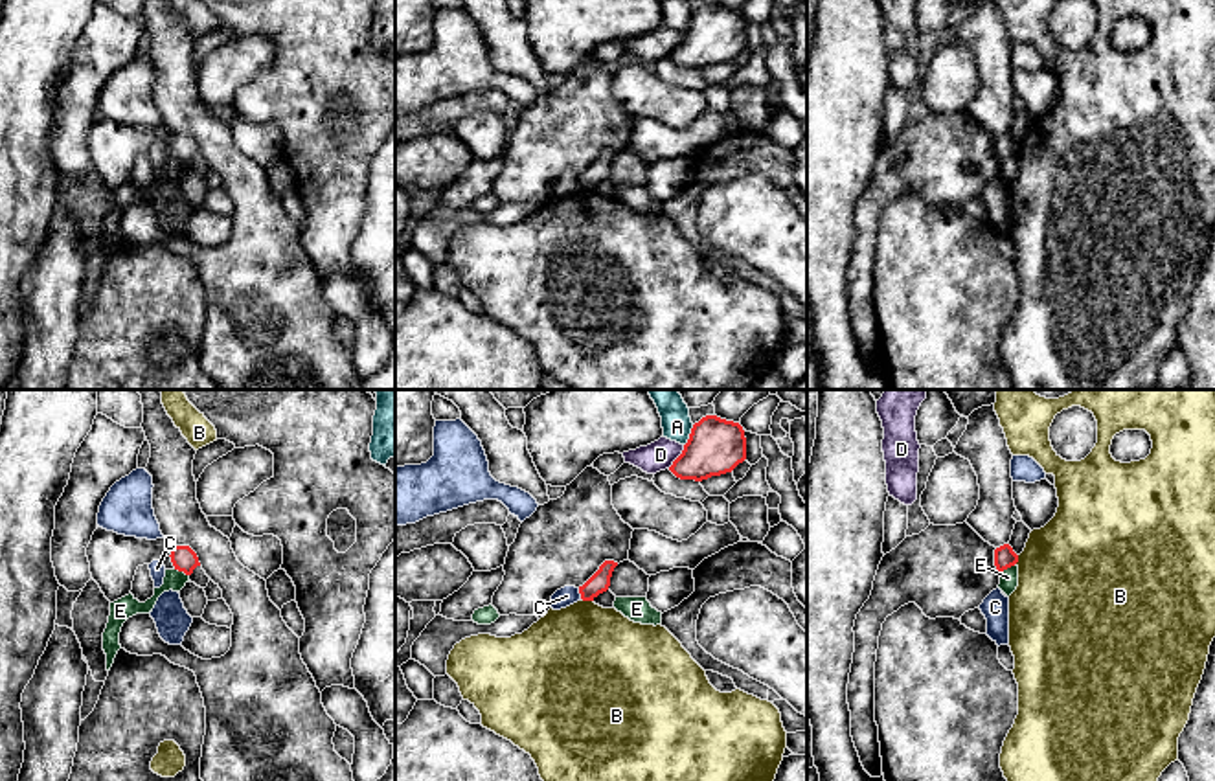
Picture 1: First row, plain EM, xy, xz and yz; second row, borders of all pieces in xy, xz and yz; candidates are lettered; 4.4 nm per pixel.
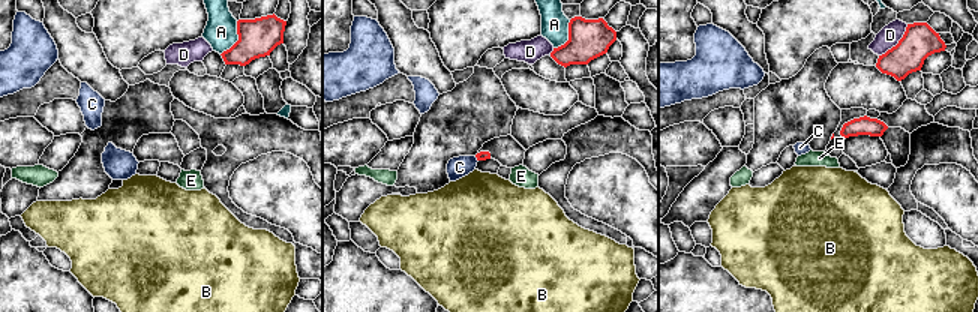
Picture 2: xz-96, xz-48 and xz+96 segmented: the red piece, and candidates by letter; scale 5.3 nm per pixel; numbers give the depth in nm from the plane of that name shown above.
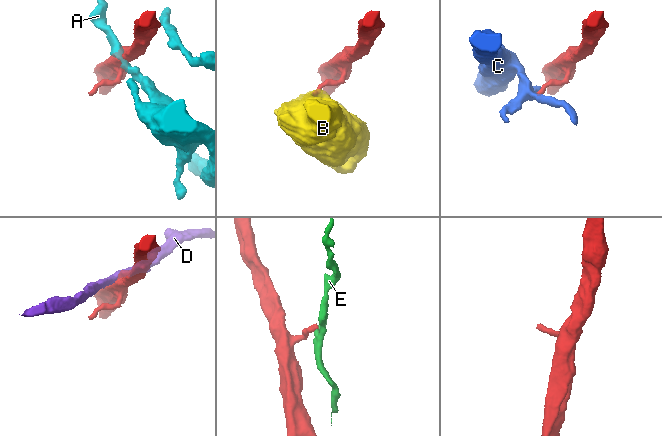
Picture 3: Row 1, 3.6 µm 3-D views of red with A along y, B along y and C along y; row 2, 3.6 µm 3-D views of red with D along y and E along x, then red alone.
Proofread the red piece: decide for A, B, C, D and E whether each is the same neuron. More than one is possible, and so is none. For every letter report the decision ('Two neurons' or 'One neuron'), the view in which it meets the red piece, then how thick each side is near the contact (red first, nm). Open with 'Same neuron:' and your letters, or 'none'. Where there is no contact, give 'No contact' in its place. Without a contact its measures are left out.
Same neuron: none
A: Two neurons. Touches red in xz. Thickness 240 nm (red) against 130 nm
B: Two neurons. Touches red in xz. Thickness 90 nm (red) against 460 nm
C: Two neurons. Touches red in xz. Thickness 90 nm (red) against 90 nm
D: Two neurons. Touches red in xz. Thickness 240 nm (red) against 130 nm
E: Two neurons. Touches red in yz. Thickness 100 nm (red) against 80 nm

